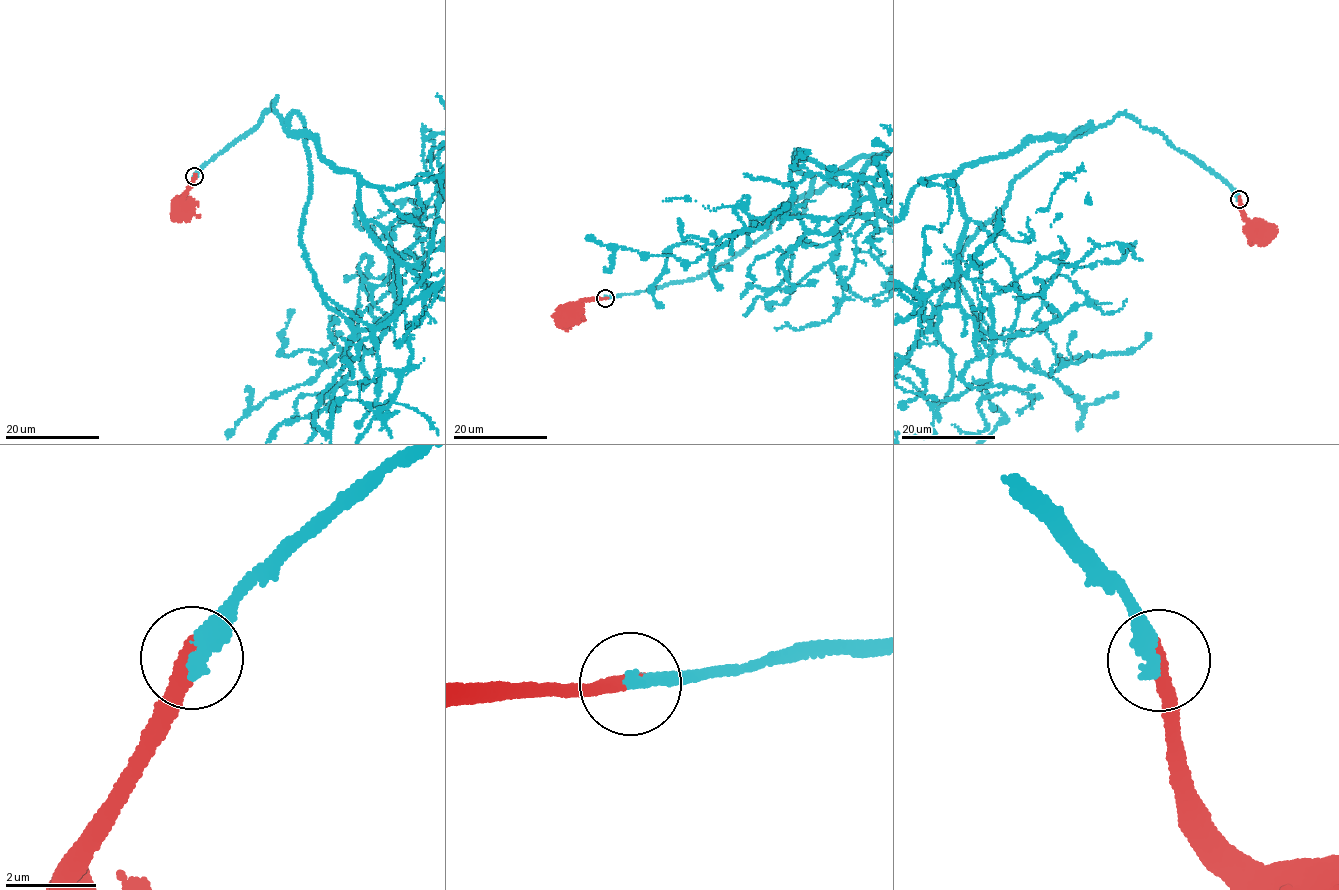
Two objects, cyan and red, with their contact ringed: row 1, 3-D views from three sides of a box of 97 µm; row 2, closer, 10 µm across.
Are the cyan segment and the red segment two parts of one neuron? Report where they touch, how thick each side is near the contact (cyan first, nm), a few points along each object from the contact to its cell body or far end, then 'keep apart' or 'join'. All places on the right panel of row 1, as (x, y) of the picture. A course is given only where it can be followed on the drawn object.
(1239, 199) | 320/300 nm | red via (1239, 199), (1245, 218), (1260, 231) | join

